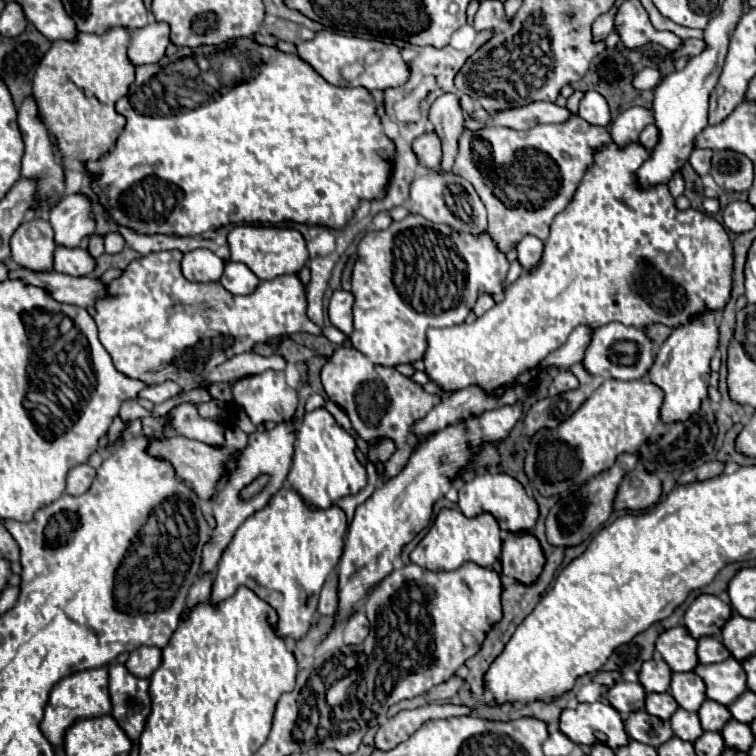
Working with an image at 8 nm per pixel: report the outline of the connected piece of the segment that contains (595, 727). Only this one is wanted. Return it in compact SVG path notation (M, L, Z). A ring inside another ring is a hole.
M603 702L577 704L573 710L563 710L561 732L575 744L585 746L603 742L617 750L629 742L621 714Z

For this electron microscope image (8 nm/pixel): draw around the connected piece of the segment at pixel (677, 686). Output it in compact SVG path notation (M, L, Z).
M695 672L673 674L669 694L677 700L677 704L689 712L697 712L701 704L707 700L705 682Z

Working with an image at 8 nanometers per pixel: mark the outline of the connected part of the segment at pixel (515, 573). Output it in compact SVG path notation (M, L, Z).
M527 532L507 534L501 554L501 566L505 576L511 576L521 584L533 584L533 580L541 576L543 564L545 558L535 536Z

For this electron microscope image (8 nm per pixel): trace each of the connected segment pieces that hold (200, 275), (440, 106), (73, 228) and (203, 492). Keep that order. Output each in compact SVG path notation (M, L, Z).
M205 248L187 252L181 262L183 276L191 282L217 282L221 278L223 266L225 262Z
M443 94L439 96L429 110L429 122L433 124L433 130L437 132L441 144L443 144L443 162L439 170L451 170L453 160L457 156L457 138L463 132L463 110L459 104L459 98L455 94Z
M81 194L63 198L51 210L51 226L55 232L55 244L65 248L77 248L85 236L95 232L95 222L89 220L91 204Z
M233 426L225 430L225 442L221 446L211 446L199 440L189 440L185 436L173 436L173 438L163 438L163 440L153 440L149 446L149 452L157 458L169 460L175 466L177 474L197 492L197 496L203 502L209 502L217 494L221 478L227 474L231 456L237 454L241 448L245 448L245 444L247 444L247 434Z

